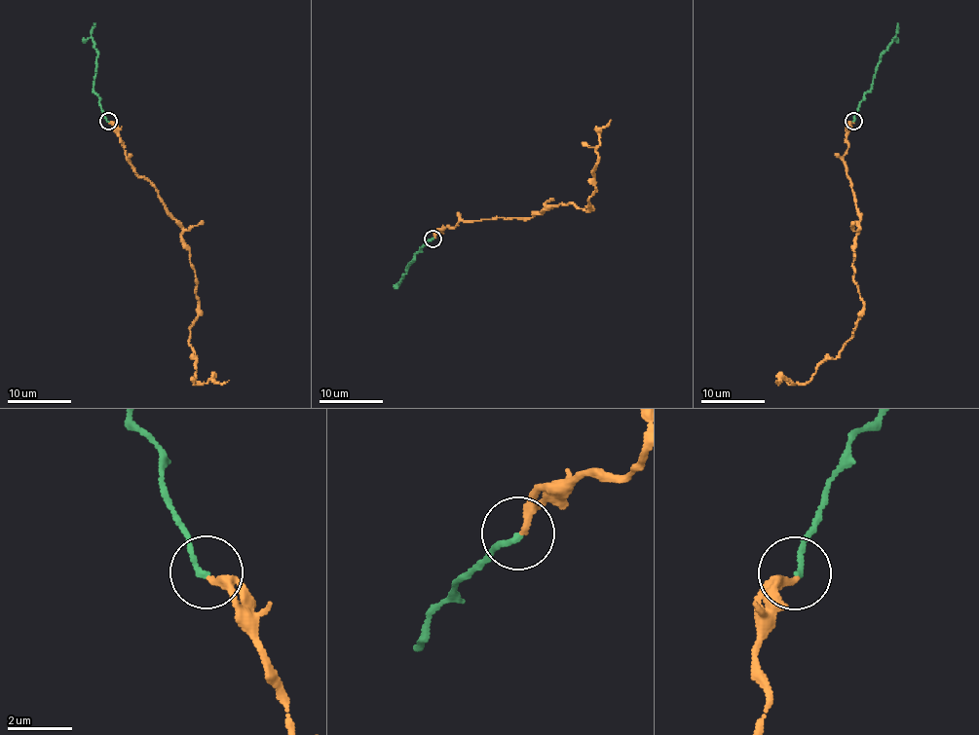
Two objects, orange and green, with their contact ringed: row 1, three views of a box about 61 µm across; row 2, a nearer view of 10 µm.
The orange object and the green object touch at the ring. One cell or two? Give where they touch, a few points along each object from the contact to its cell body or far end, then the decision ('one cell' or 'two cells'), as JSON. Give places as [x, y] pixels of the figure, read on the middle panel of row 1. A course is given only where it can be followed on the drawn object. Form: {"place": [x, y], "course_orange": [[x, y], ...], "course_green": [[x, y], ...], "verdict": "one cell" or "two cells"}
{"place": [433, 238], "course_orange": [[433, 238], [462, 220], [531, 217], [572, 202], [592, 210], [587, 207], [596, 190], [598, 130], [611, 120]], "course_green": [[433, 238], [406, 266], [398, 283]], "verdict": "one cell"}

